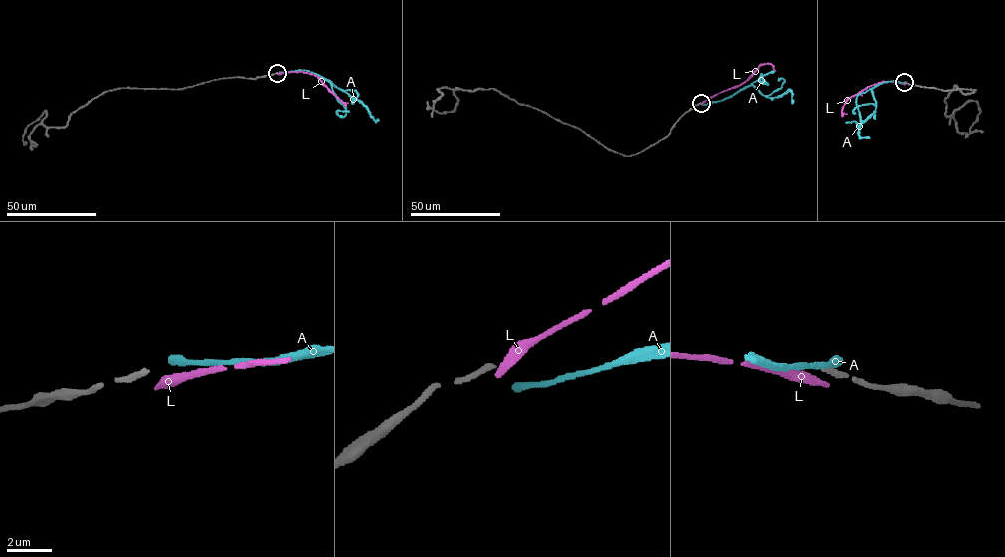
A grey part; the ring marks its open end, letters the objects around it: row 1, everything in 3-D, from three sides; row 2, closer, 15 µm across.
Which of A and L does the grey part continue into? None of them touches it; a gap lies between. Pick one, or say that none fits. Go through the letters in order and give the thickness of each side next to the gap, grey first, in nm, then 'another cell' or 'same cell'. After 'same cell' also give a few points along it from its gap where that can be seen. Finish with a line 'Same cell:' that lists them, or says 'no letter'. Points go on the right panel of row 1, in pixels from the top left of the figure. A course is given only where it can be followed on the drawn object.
A: 240 nm thick on the grey side, 360 nm on the other; another cell
L: 240 nm thick on the grey side, 440 nm on the other; another cell
Same cell: no letter

